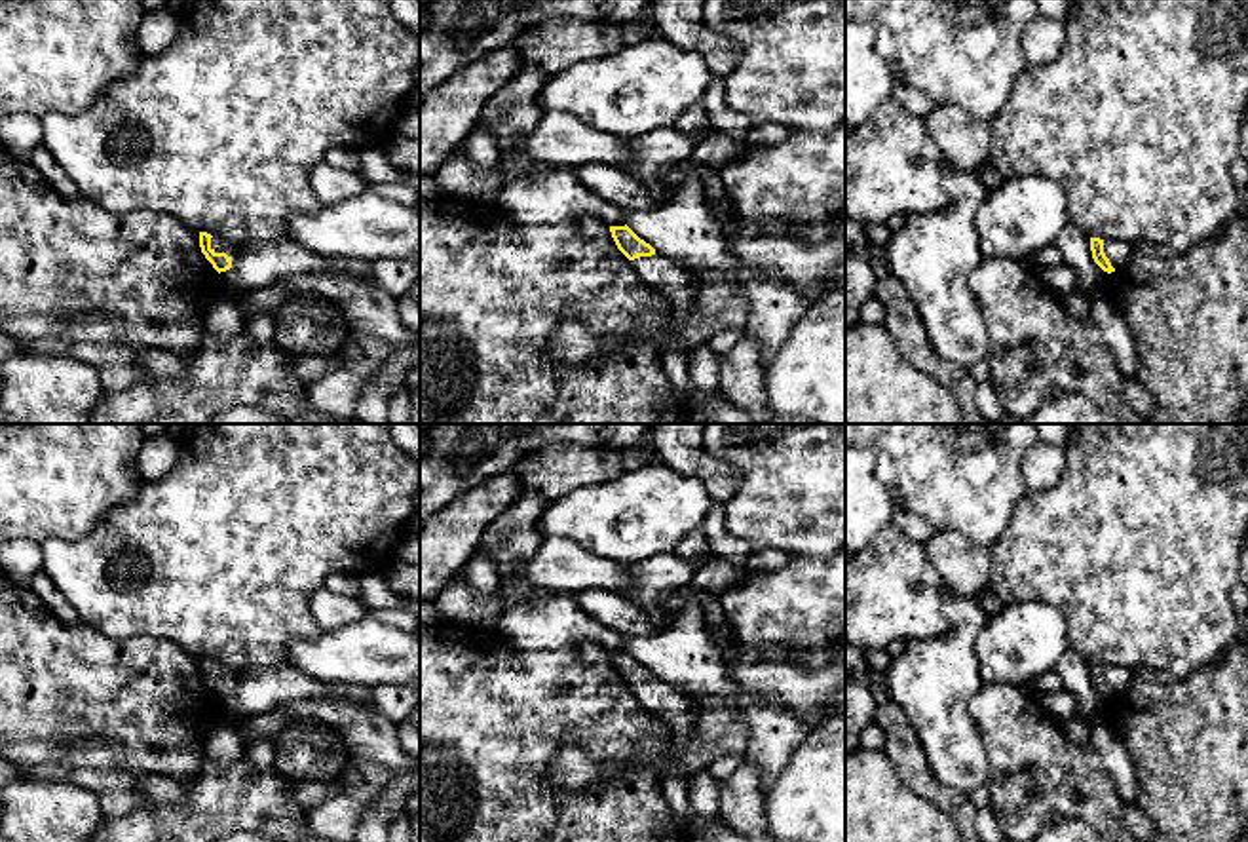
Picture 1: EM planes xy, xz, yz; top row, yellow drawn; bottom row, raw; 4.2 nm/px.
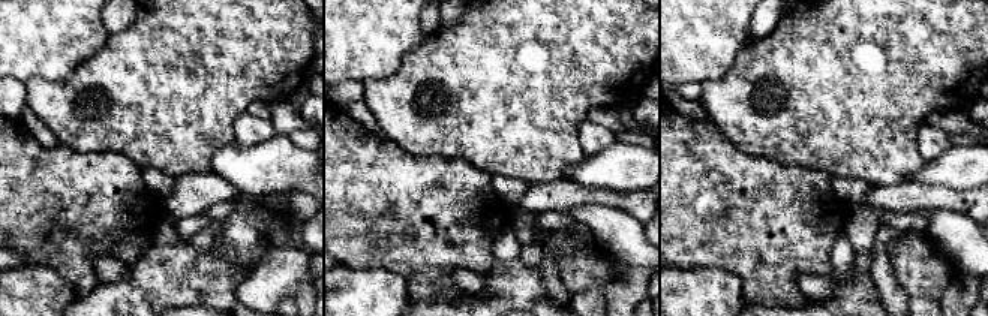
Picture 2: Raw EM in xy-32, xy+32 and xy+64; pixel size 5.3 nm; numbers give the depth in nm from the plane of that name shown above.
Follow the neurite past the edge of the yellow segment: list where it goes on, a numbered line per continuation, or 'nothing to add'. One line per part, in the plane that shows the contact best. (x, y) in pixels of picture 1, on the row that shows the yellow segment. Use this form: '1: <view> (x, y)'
1: xy (232, 249)

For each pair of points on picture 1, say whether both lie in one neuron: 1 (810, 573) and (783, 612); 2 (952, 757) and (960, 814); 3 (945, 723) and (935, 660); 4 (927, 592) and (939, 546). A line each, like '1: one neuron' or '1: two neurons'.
1: one neuron
2: two neurons
3: one neuron
4: two neurons

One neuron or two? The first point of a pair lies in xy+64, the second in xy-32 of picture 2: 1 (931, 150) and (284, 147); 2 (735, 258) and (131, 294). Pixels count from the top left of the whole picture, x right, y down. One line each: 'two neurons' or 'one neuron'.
1: two neurons
2: two neurons

